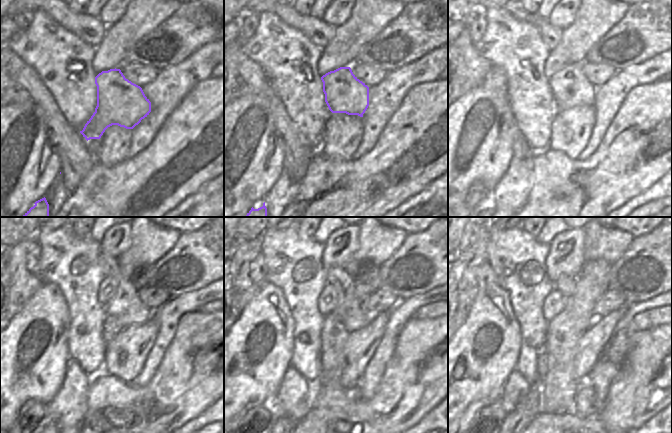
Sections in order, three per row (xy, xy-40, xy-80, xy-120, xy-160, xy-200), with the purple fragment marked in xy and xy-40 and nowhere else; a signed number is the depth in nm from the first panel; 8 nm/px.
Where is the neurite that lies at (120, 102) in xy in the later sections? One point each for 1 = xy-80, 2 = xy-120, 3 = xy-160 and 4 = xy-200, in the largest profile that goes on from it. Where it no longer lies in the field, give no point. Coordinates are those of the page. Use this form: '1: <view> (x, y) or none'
1: xy-80 (570, 87)
2: xy-120 (125, 306)
3: xy-160 (355, 316)
4: xy-200 (566, 284)

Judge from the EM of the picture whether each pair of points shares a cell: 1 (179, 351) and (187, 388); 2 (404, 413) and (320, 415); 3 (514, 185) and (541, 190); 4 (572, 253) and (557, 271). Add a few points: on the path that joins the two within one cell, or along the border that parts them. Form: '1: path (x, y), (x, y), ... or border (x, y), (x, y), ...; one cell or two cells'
1: path (187, 360), (187, 379); one cell
2: border (323, 406), (338, 408), (350, 416), (368, 420); two cells
3: border (533, 165), (533, 183), (527, 201), (522, 206); two cells
4: path (568, 257), (558, 267); one cell

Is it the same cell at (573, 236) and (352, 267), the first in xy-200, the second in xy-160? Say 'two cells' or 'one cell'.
two cells

